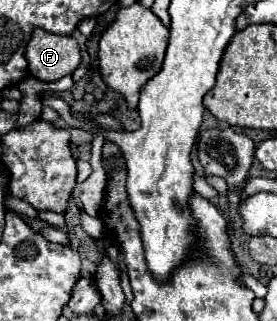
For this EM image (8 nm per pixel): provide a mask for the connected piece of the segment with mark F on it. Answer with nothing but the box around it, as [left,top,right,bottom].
[25,28,81,82]

